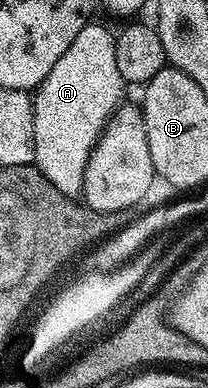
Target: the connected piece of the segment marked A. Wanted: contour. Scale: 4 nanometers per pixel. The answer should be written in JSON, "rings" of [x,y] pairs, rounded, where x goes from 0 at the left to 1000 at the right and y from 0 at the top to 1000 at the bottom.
{"rings":[[[428,59],[370,80],[370,101],[332,111],[255,183],[216,193],[178,232],[178,286],[154,296],[168,433],[274,482],[274,492],[356,510],[394,500],[399,454],[442,379],[476,366],[514,309],[596,258],[601,214],[582,183],[563,183],[558,88],[457,62]]]}

